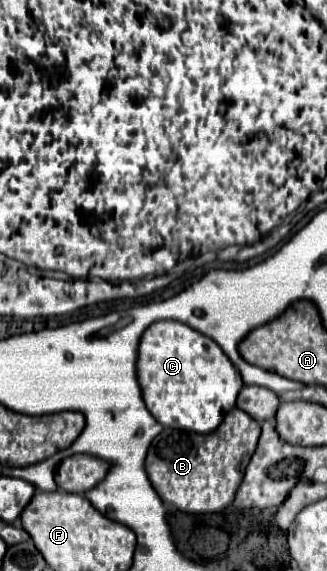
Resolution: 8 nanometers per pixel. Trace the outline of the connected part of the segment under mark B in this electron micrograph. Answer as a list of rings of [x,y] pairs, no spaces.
[[[234,407],[224,417],[222,425],[208,435],[166,427],[150,445],[146,455],[146,473],[164,503],[194,515],[218,513],[232,505],[244,469],[256,451],[258,439],[260,425],[238,407]]]

